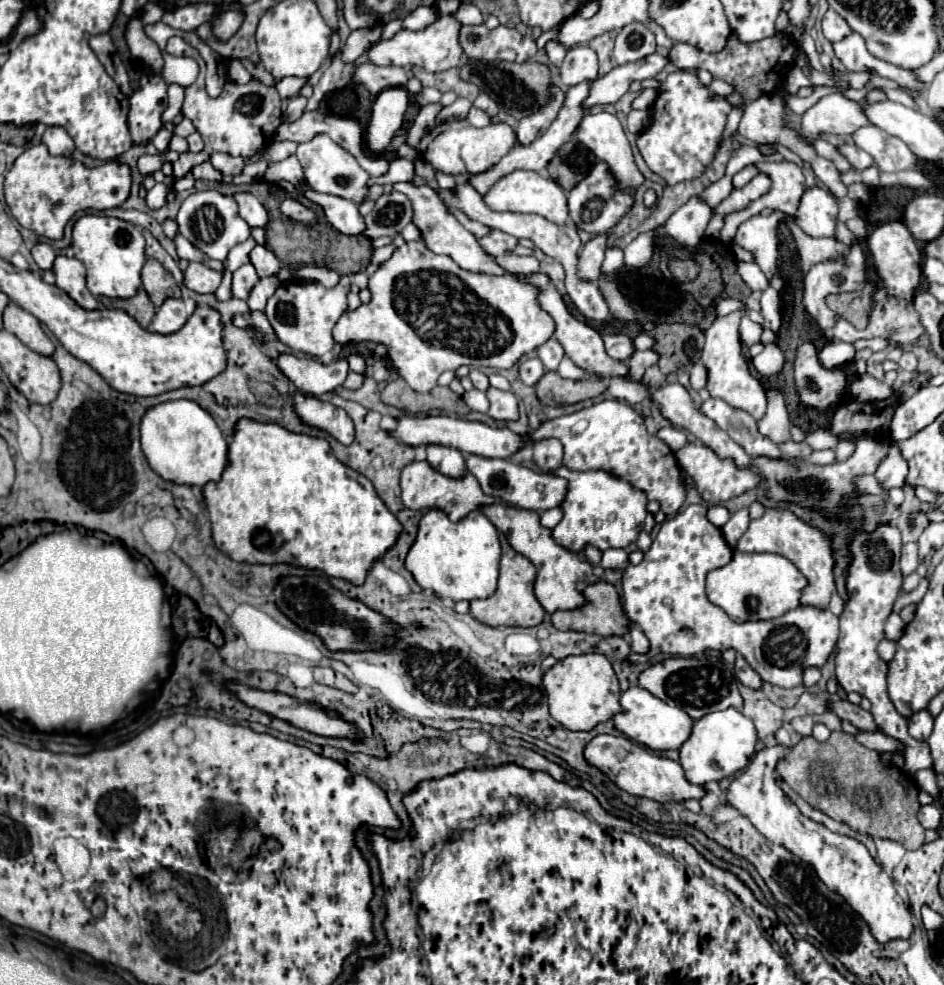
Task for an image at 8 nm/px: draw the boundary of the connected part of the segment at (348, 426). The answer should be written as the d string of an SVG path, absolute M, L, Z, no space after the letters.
M294 392L292 400L294 412L302 424L328 432L344 446L354 442L354 422L342 408L336 408L334 404L322 402L304 392Z

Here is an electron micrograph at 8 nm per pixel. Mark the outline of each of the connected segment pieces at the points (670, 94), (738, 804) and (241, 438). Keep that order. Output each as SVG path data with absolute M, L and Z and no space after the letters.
M678 70L666 76L662 90L652 106L650 128L644 128L638 136L638 148L648 168L658 174L666 186L674 186L682 180L696 178L716 156L718 140L726 126L726 116L732 106L704 88L694 72Z
M770 744L764 750L756 752L742 774L738 774L728 792L726 802L734 806L742 816L750 818L752 824L774 844L788 848L792 854L800 856L804 862L812 864L820 880L832 888L832 892L842 894L844 900L868 922L872 936L878 942L890 942L894 938L910 938L912 914L904 900L894 888L894 880L884 872L884 868L870 856L868 848L850 836L840 836L830 832L826 826L808 820L796 808L796 804L782 792L776 784L774 770L776 762L786 754L786 748L780 744Z
M242 418L230 442L230 464L218 482L204 486L204 502L212 522L216 546L236 562L294 564L344 578L354 586L364 584L372 564L382 558L404 530L396 516L378 498L372 482L334 458L324 438L294 434L278 424L256 424Z

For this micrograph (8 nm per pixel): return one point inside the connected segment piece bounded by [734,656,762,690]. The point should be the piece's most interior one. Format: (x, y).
(748, 677)

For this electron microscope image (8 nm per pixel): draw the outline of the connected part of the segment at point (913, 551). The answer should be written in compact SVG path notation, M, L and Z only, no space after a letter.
M904 544L902 546L902 560L900 560L902 574L908 576L918 568L918 546L916 544Z

